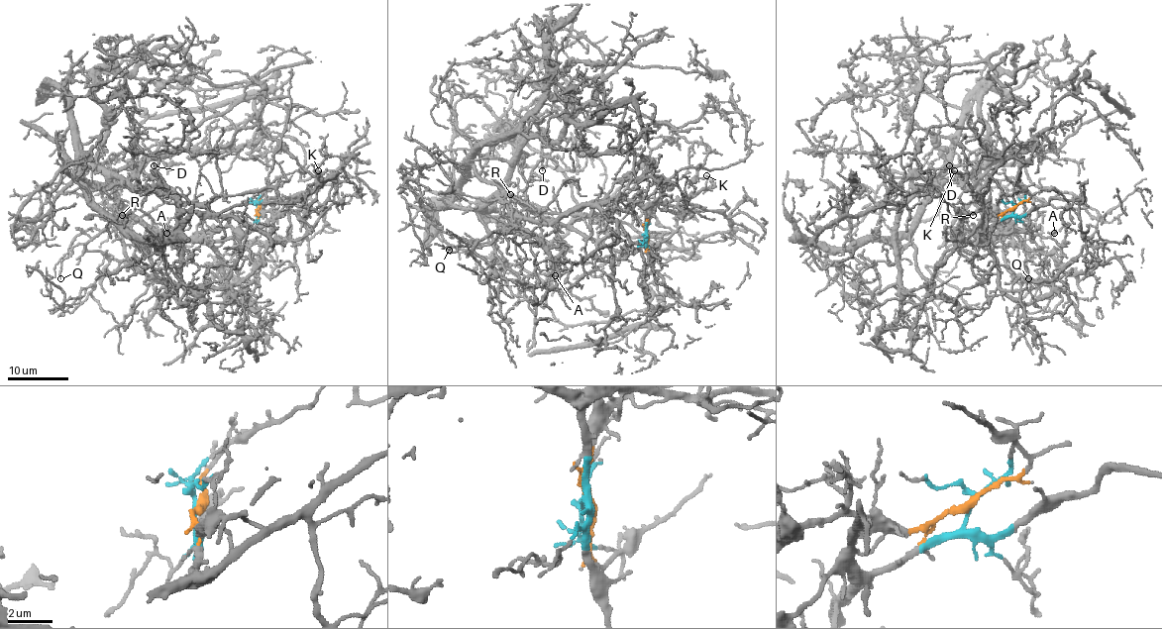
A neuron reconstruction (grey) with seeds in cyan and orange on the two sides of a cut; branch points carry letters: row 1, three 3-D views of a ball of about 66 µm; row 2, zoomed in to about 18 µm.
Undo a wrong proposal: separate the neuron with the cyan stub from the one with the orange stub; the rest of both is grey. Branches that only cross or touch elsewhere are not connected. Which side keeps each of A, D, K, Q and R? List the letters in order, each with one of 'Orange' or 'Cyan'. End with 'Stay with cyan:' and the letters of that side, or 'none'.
A: Orange
D: Orange
K: Orange
Q: Orange
R: Orange
Stay with cyan: none

